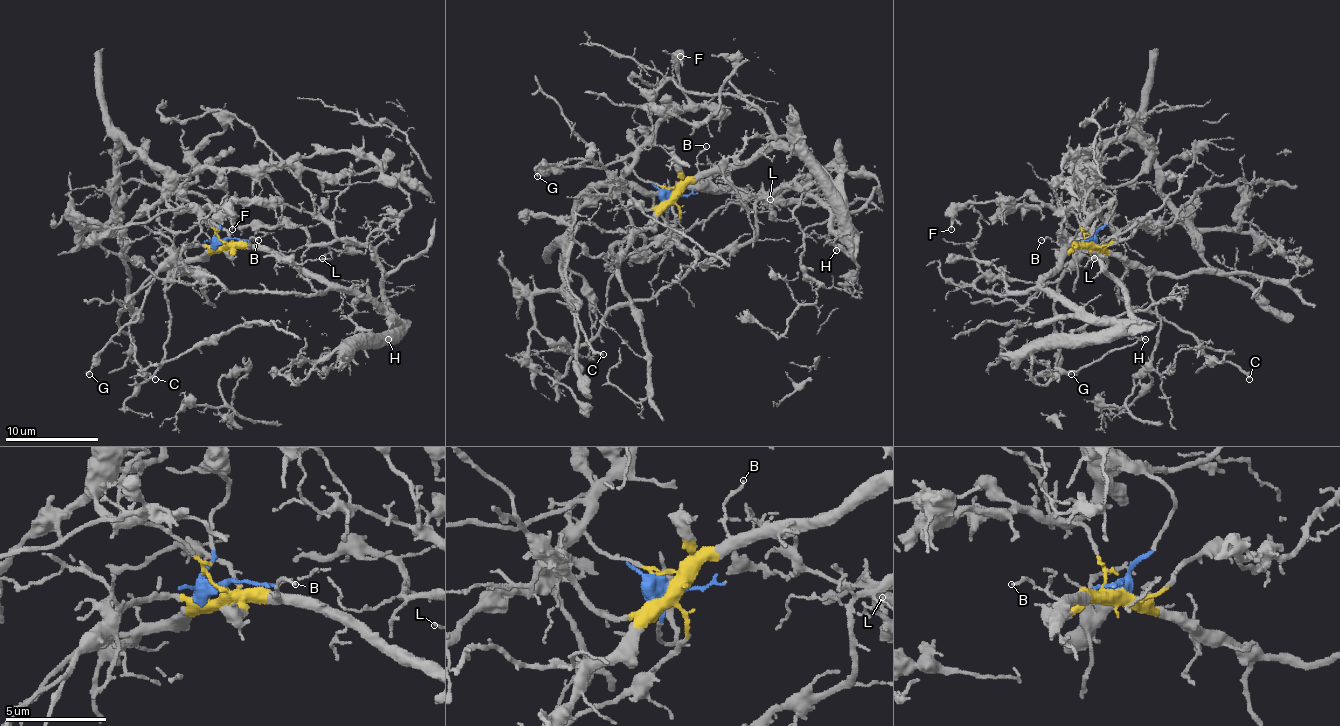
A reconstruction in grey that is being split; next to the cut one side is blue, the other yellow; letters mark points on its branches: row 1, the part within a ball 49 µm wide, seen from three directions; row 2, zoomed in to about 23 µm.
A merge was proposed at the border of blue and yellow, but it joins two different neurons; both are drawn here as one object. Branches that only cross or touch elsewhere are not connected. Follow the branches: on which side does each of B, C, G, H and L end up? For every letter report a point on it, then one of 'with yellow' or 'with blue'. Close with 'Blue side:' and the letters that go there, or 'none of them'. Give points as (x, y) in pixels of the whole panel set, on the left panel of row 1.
B: place (258, 240); with yellow
C: place (155, 379); with yellow
G: place (89, 374); with yellow
H: place (388, 339); with yellow
L: place (322, 258); with yellow
Blue side: none of them

